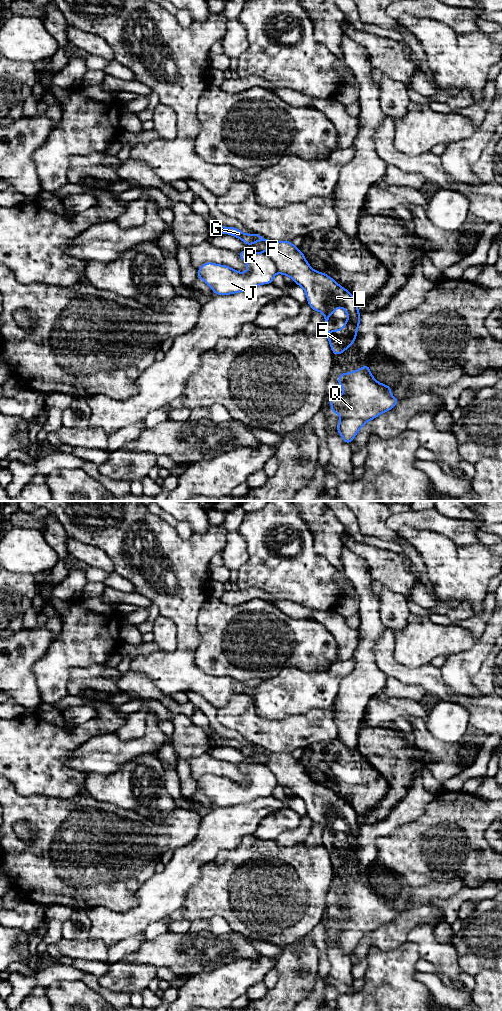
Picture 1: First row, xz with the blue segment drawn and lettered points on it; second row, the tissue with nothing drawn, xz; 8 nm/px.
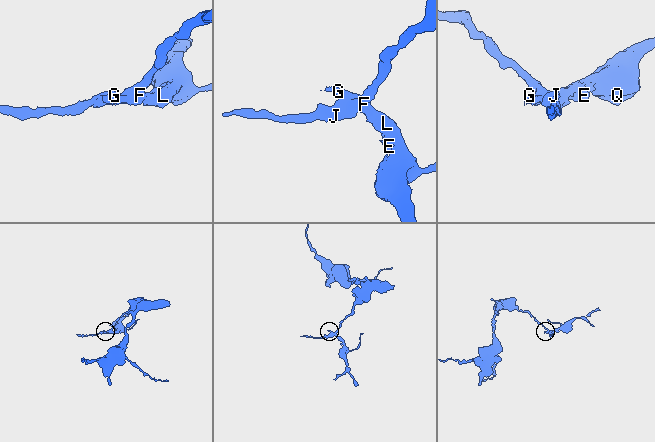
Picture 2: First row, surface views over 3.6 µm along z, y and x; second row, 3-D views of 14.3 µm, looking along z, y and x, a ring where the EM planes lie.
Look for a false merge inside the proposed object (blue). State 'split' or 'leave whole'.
split

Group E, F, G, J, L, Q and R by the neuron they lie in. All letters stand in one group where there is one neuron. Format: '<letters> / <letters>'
E F G L Q / J R

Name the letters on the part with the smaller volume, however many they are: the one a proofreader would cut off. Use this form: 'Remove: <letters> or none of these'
Remove: E, F, G, L, Q

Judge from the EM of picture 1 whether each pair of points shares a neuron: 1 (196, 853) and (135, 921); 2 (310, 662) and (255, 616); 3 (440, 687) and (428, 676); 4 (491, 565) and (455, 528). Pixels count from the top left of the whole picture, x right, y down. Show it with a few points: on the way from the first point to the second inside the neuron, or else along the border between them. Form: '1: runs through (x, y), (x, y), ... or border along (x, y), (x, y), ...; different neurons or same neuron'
1: runs through (184, 870), (152, 904); same neuron
2: runs through (296, 648), (291, 643), (281, 642), (269, 630); same neuron
3: runs through (437, 685), (431, 679); same neuron
4: border along (449, 538), (457, 544), (480, 543); different neurons

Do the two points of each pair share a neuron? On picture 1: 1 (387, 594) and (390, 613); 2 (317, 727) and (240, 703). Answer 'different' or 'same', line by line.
1: same
2: same

